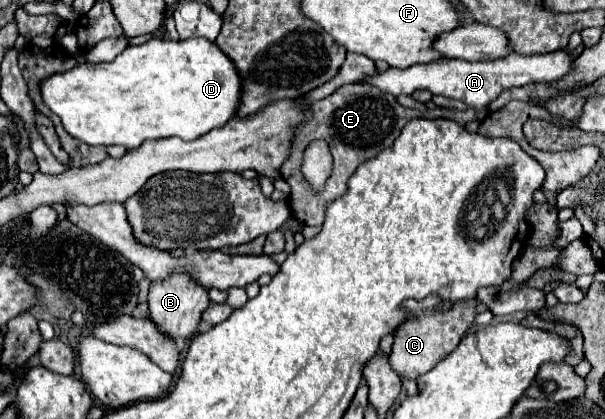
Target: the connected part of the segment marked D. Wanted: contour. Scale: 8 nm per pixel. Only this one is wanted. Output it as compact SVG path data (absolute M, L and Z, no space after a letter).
M150 38L148 42L140 44L140 46L128 46L120 56L116 56L112 62L84 62L74 66L72 70L66 72L58 72L52 74L48 78L44 78L40 82L40 94L44 104L60 116L66 132L90 146L124 146L126 150L138 148L144 140L160 140L160 138L170 138L170 136L178 136L182 140L196 140L200 136L204 136L206 132L210 132L212 128L220 128L224 126L230 118L236 116L236 104L240 104L240 76L236 76L236 70L232 68L232 62L228 60L228 56L224 56L224 52L220 52L220 48L216 48L214 42L204 40L204 38L188 38L188 40L180 40L180 42L172 42L168 38Z

